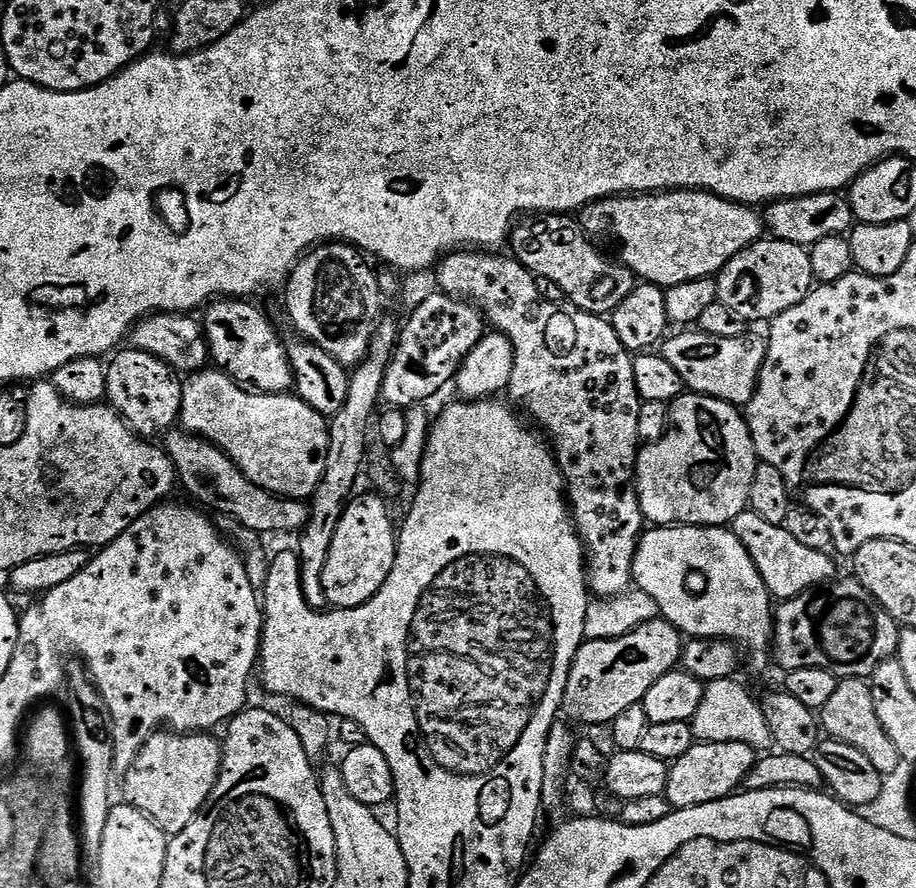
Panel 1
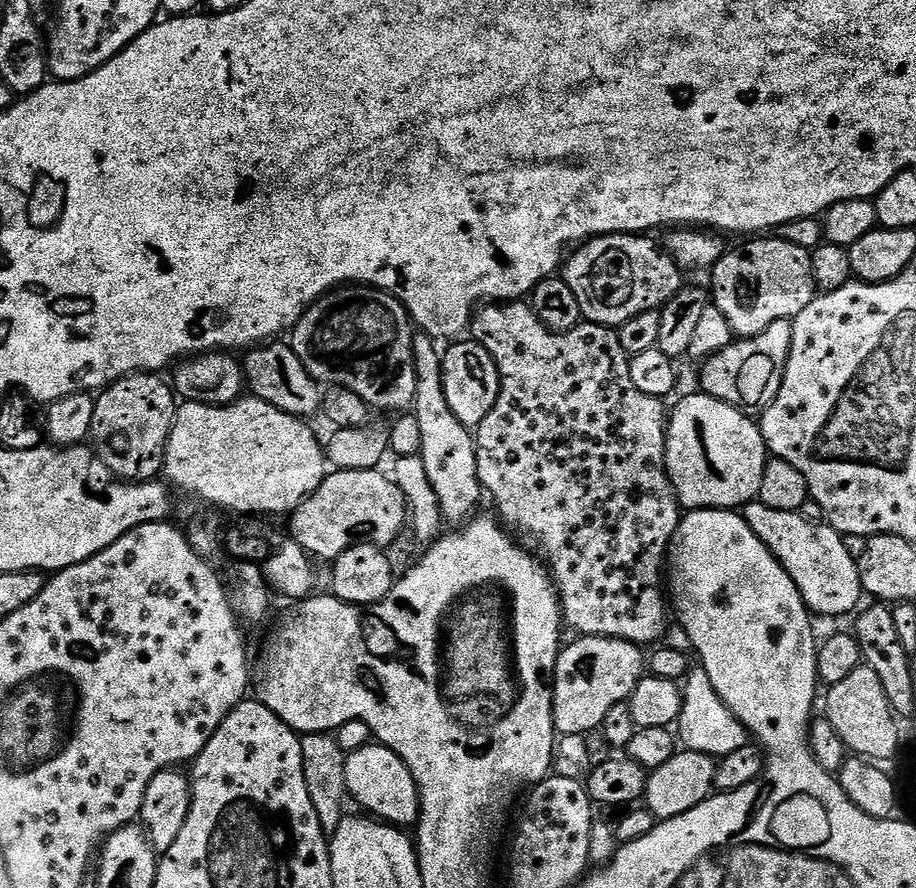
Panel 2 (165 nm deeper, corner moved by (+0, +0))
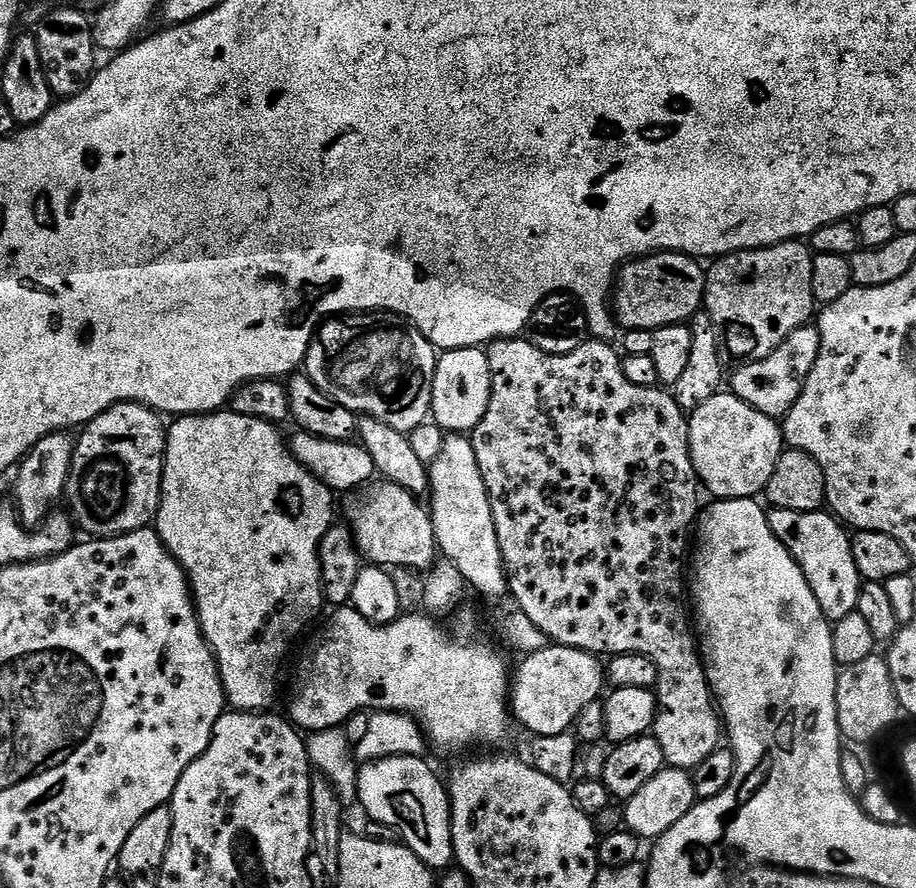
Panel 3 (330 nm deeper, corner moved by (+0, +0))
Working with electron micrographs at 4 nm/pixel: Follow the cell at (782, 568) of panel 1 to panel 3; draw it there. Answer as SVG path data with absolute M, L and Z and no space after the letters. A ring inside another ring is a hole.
M769 507L767 514L770 530L782 542L782 546L790 550L802 574L806 574L806 582L810 590L814 590L814 598L818 598L822 614L835 622L856 611L862 581L858 566L854 566L852 536L846 531L845 525L828 510L799 512Z

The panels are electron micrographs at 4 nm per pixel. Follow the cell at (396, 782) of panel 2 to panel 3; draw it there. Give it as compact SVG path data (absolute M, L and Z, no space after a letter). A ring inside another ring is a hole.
M387 756L381 760L370 760L359 765L359 772L357 774L357 801L359 807L364 807L364 812L372 820L377 820L380 824L385 824L388 828L393 828L397 832L399 839L402 841L404 847L413 852L416 857L428 865L433 870L444 870L453 863L454 857L452 854L452 802L448 799L448 790L445 781L439 780L436 777L436 772L427 764L427 759L419 756Z

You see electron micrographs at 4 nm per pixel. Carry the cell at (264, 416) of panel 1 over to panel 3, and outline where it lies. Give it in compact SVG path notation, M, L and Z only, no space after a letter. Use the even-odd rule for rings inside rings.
M231 410L209 412L199 416L181 416L173 419L171 423L167 429L168 445L164 451L164 476L154 527L161 542L168 547L168 553L184 567L184 573L188 576L188 587L191 588L192 598L196 601L200 629L216 656L217 666L220 667L225 701L237 712L262 712L273 707L271 704L276 700L276 679L280 676L280 667L283 666L292 643L303 634L304 627L326 608L320 543L334 524L332 520L334 493L294 459L292 449L286 440L280 437L281 429L277 425L258 418L246 418Z

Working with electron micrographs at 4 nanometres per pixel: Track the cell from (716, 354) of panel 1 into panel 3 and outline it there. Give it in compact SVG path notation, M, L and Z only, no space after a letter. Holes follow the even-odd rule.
M805 326L794 330L794 334L790 334L790 338L786 338L786 342L782 342L782 346L778 346L778 350L774 350L774 354L762 358L762 362L739 365L733 376L731 373L730 391L732 395L742 398L742 402L754 406L754 410L758 410L762 414L782 418L791 410L794 402L798 402L798 394L802 394L802 386L806 382L806 378L810 378L810 370L814 370L814 362L818 360L819 345L820 332L815 326Z

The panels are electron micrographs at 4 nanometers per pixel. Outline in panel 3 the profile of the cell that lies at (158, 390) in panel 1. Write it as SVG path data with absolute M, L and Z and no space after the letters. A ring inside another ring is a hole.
M126 402L110 406L110 410L98 414L98 418L83 425L72 455L66 489L67 511L79 531L81 528L82 531L89 532L87 535L92 538L121 536L149 527L155 521L164 476L164 451L168 445L166 424L160 420L163 420L161 413L155 412L153 408Z

